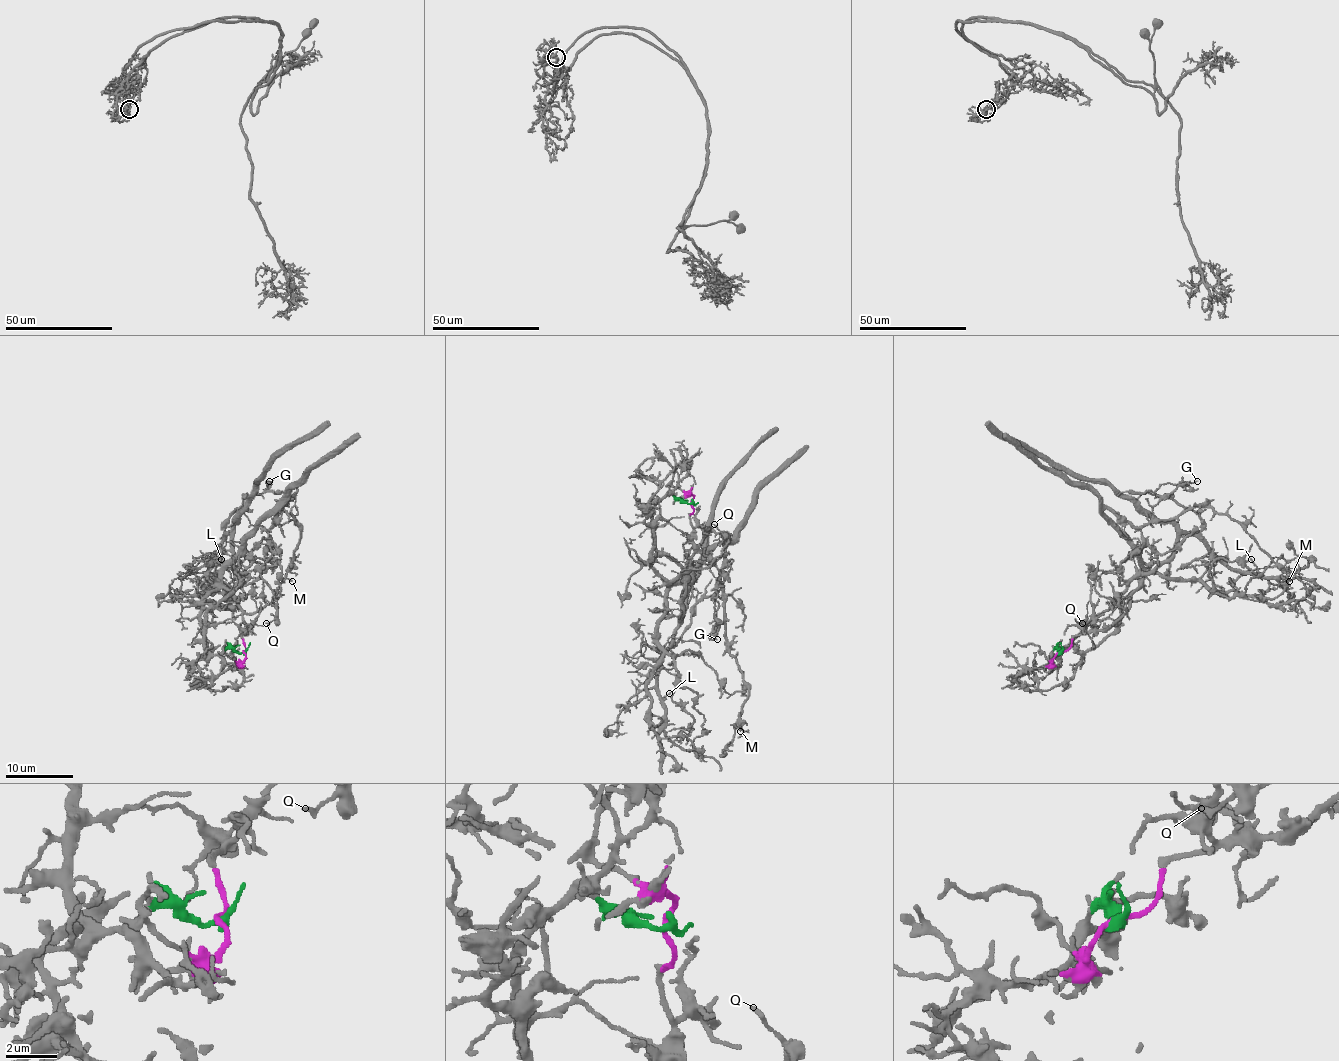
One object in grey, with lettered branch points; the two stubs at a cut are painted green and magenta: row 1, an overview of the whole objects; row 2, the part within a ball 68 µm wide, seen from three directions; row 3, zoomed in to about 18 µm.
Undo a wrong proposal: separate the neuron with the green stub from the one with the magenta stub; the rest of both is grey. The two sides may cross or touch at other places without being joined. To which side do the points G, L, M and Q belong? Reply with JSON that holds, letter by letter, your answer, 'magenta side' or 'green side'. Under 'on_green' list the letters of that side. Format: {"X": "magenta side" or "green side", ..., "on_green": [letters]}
{"G": "green side", "L": "green side", "M": "magenta side", "Q": "green side", "on_green": ["G", "L", "Q"]}

